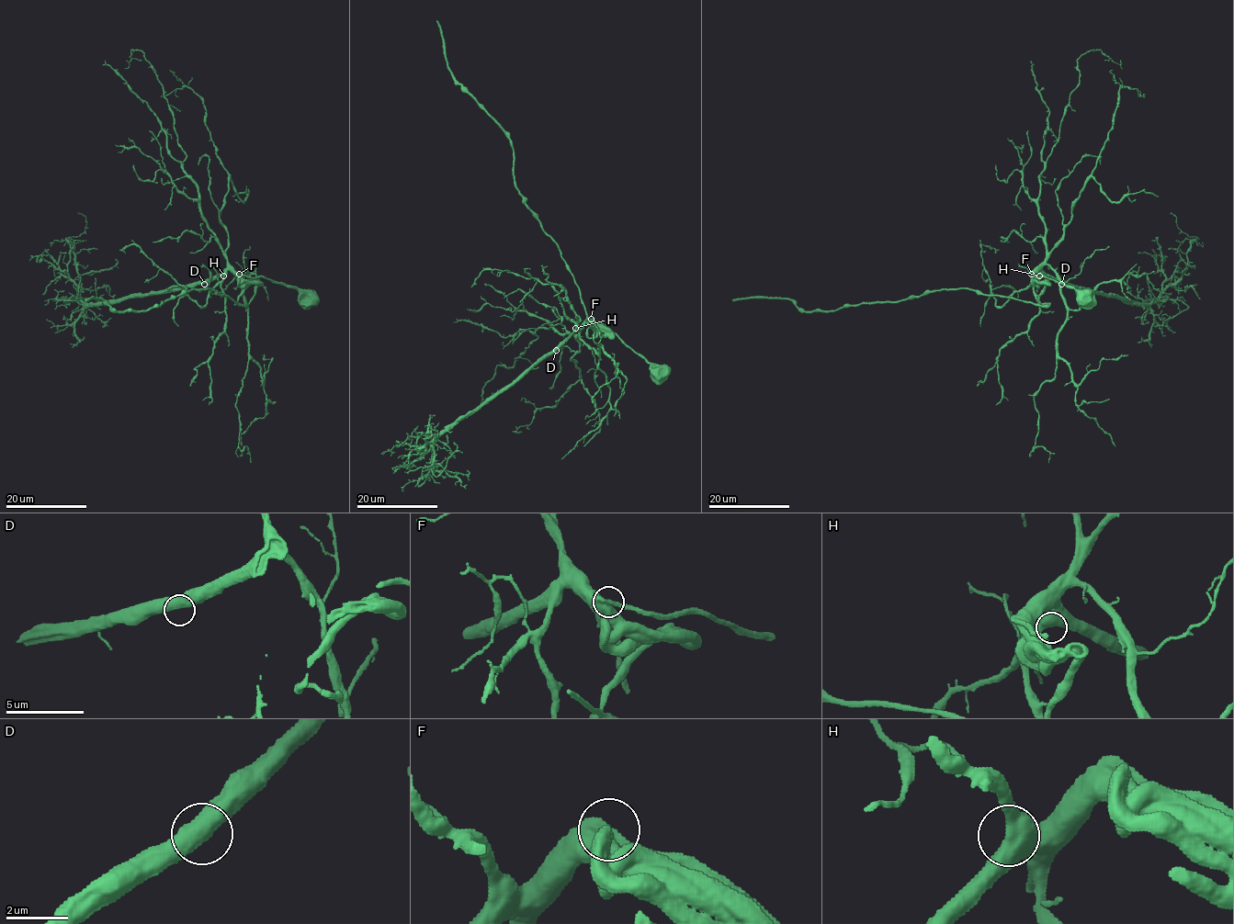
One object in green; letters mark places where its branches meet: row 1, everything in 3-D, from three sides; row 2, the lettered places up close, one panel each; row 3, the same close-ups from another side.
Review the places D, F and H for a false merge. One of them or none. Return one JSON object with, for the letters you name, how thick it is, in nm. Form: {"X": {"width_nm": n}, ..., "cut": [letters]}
{"cut": []}

